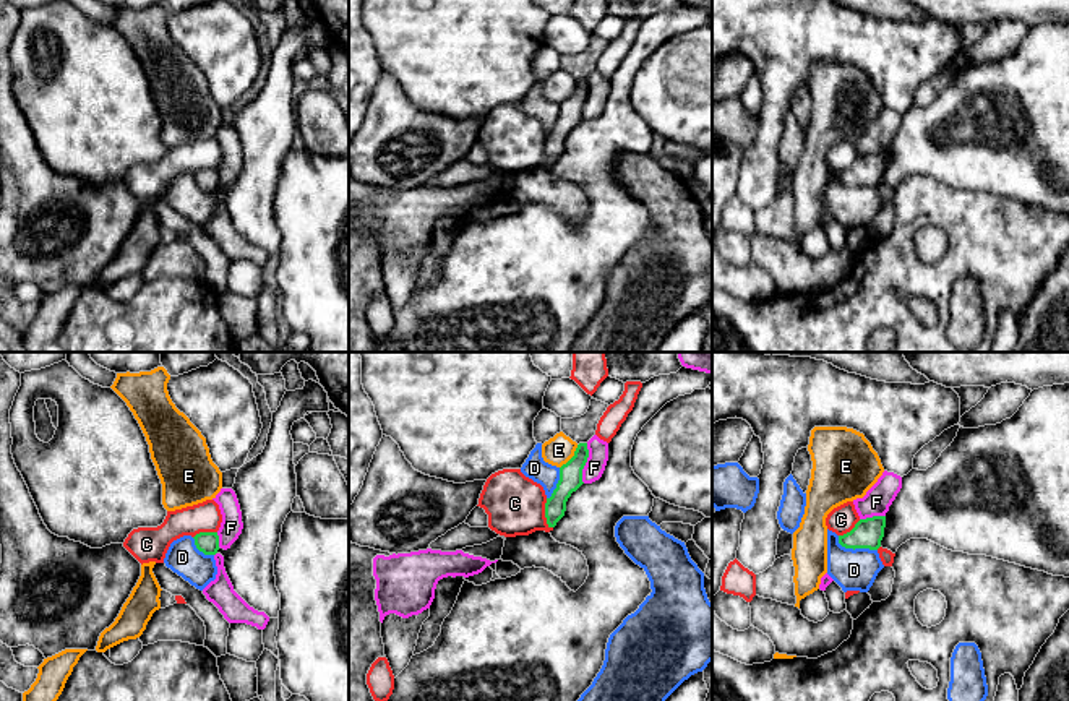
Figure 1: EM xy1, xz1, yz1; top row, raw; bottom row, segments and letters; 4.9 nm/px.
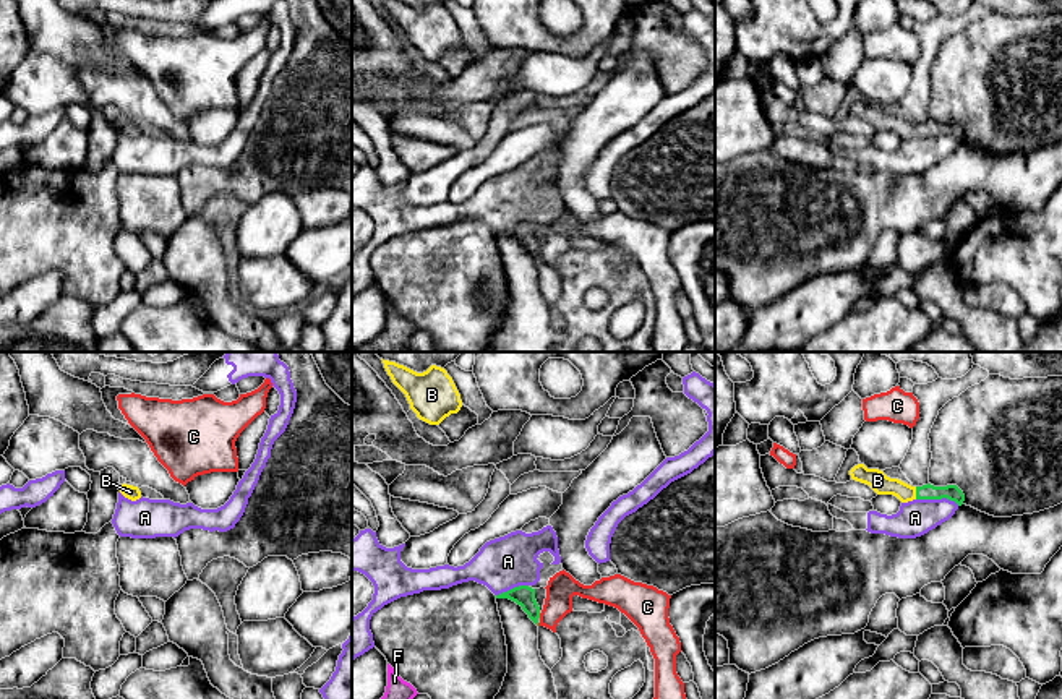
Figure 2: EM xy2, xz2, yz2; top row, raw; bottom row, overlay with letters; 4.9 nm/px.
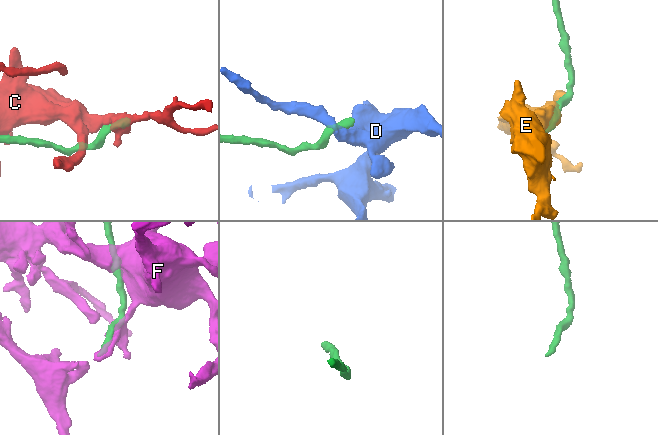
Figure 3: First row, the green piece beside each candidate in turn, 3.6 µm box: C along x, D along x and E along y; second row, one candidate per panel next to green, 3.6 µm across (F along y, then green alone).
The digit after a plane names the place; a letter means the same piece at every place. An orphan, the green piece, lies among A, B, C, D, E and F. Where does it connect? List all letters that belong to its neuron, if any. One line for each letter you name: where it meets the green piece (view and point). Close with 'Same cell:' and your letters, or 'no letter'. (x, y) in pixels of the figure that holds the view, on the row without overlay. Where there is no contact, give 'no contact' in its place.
B: contact yz2 (916, 130)
Same cell: B

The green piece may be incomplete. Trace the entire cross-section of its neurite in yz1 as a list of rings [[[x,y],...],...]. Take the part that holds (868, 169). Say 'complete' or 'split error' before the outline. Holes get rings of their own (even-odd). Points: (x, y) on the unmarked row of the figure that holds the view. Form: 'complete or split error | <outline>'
complete | [[[873,153],[860,156],[855,164],[839,172],[839,180],[845,185],[869,185],[878,187],[884,174],[886,153]]]

